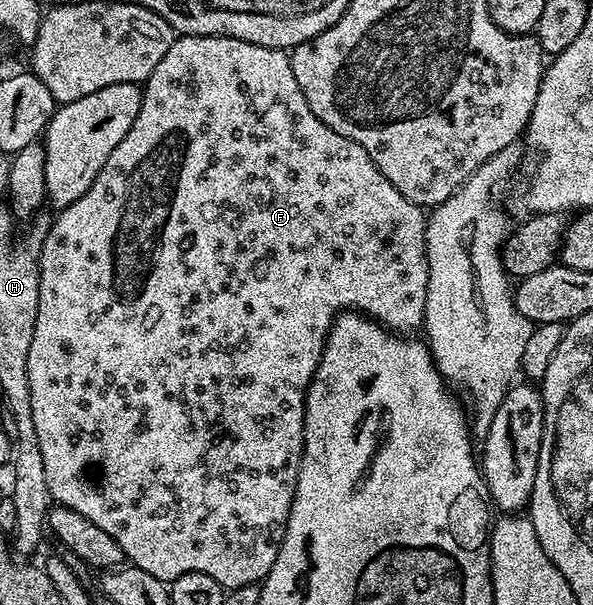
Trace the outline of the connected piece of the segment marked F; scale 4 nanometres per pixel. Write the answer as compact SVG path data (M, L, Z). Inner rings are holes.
M179 35L179 36L178 36L178 37L177 37L177 38L175 38L175 40L174 40L174 41L173 41L173 45L169 45L169 53L165 53L165 57L161 57L161 61L157 61L157 69L153 69L153 73L152 73L152 74L151 74L151 76L150 76L150 77L148 77L148 79L147 79L147 80L146 80L146 81L145 81L145 86L144 86L144 87L143 87L143 88L142 88L142 93L143 93L143 103L142 103L142 104L141 104L141 106L139 106L139 112L138 112L138 113L137 113L137 121L133 121L133 125L132 125L132 126L131 126L131 128L130 128L130 129L129 129L129 133L125 133L125 137L121 137L121 145L117 145L117 149L113 149L113 153L109 153L109 157L108 157L108 158L107 158L107 160L106 160L106 161L105 161L105 165L104 165L104 166L103 166L103 168L102 168L102 169L101 169L101 173L97 173L97 177L96 177L96 178L95 178L95 180L94 180L94 181L93 181L93 185L89 185L89 189L88 189L88 190L87 190L87 192L85 192L85 193L84 193L84 195L82 195L82 196L81 196L81 197L77 197L77 201L73 201L73 205L69 205L69 206L68 206L68 207L65 207L65 208L62 208L62 210L60 210L60 211L59 211L59 212L58 212L58 214L56 214L56 215L55 215L55 216L54 216L54 218L52 218L52 220L51 220L51 228L49 228L49 229L48 229L48 231L47 231L47 236L46 236L46 237L45 237L45 241L44 241L44 242L43 242L43 248L42 248L42 249L41 249L41 253L40 253L40 254L39 254L39 308L38 308L38 309L37 309L37 325L36 325L36 326L35 326L35 328L34 328L34 329L33 329L33 345L29 345L29 361L28 361L28 362L27 362L27 372L28 372L28 373L29 373L29 397L30 397L30 398L31 398L31 404L32 404L32 405L33 405L33 425L34 425L34 426L35 426L35 428L36 428L36 429L37 429L37 441L38 441L38 442L39 442L39 444L40 444L40 445L41 445L41 457L43 457L43 458L44 458L44 459L45 459L45 482L46 482L46 483L48 483L48 485L49 485L49 493L50 493L50 494L51 494L51 497L52 497L52 500L54 500L54 502L55 502L55 503L56 503L56 504L58 504L58 506L60 506L60 507L68 507L68 508L69 508L69 509L73 509L73 510L74 510L74 511L76 511L76 512L77 512L77 513L81 513L81 517L89 517L89 521L93 521L93 525L98 525L98 527L100 527L100 529L105 529L105 533L109 533L109 537L113 537L113 538L114 538L114 539L115 539L115 540L116 540L116 541L118 541L118 543L120 543L120 545L122 545L122 547L123 547L123 549L124 549L124 552L127 552L127 553L131 553L131 551L168 551L168 553L169 553L169 554L171 554L171 555L187 555L187 564L185 564L185 567L186 567L186 570L188 570L188 571L205 571L205 572L207 572L207 575L208 575L208 576L209 576L209 577L213 577L213 581L217 581L217 582L218 582L218 583L219 583L219 584L220 584L220 585L222 585L222 587L223 587L223 588L225 588L225 589L230 589L230 588L232 588L232 587L240 587L240 586L241 586L241 585L249 585L249 584L250 584L250 583L258 583L258 584L262 584L262 582L263 582L263 580L264 580L264 579L266 579L266 577L267 577L267 574L268 574L268 573L269 573L269 569L273 569L273 561L277 561L277 553L278 553L278 552L279 552L279 550L280 550L280 549L281 549L281 541L282 541L282 540L283 540L283 538L284 538L284 537L285 537L285 525L286 525L286 524L287 524L287 522L288 522L288 521L289 521L289 509L290 509L290 508L291 508L291 506L292 506L292 505L293 505L293 497L294 497L294 496L295 496L295 490L296 490L296 489L297 489L297 481L298 481L298 480L299 480L299 470L300 470L300 469L301 469L301 461L302 461L302 460L303 460L303 414L304 414L304 413L305 413L305 401L306 401L306 400L307 400L307 390L308 390L308 389L309 389L309 385L310 385L310 384L311 384L311 379L312 379L312 378L313 378L313 376L315 376L315 370L316 370L316 369L317 369L317 365L318 365L318 364L319 364L319 362L320 362L320 361L321 361L321 357L322 357L322 356L323 356L323 346L324 346L324 345L325 345L325 341L326 341L326 340L327 340L327 334L328 334L328 333L329 333L329 329L330 329L330 328L331 328L331 322L333 322L333 320L334 320L334 319L335 319L335 317L336 317L336 315L338 315L338 314L340 314L340 313L342 313L342 312L344 312L344 311L349 311L349 310L353 310L353 311L358 311L358 312L360 312L360 313L362 313L362 314L364 314L364 315L366 315L366 316L368 316L368 317L370 317L370 318L372 318L372 319L374 319L374 320L375 320L375 322L376 322L376 323L381 323L381 324L383 324L383 326L384 326L384 327L386 327L386 328L388 328L388 329L390 329L390 330L391 330L391 331L392 331L392 332L395 332L395 333L415 333L415 330L416 330L416 331L417 331L417 332L418 332L418 331L419 331L419 330L420 330L420 328L422 328L422 325L423 325L423 318L424 318L424 317L425 317L425 301L426 301L426 300L427 300L427 290L428 290L428 289L429 289L429 265L428 265L428 264L427 264L427 221L428 221L428 216L427 216L427 215L426 215L426 214L425 214L425 211L424 211L424 208L421 208L421 207L419 207L419 206L417 206L417 204L416 204L416 203L414 203L414 202L413 202L413 201L409 201L409 200L408 200L408 199L407 199L407 198L406 198L406 197L405 197L405 196L403 196L403 195L402 195L402 194L401 194L401 192L399 192L399 191L398 191L398 190L397 190L397 189L396 189L396 188L395 188L395 186L394 186L394 185L393 185L393 184L392 184L392 183L391 183L391 182L390 182L390 181L388 181L388 180L387 180L387 178L385 178L385 177L384 177L384 175L383 175L383 174L382 174L382 173L381 173L381 169L380 169L380 168L379 168L379 167L378 167L378 165L376 165L376 164L375 164L375 162L373 162L373 160L372 160L372 159L371 159L371 158L370 158L370 157L369 157L369 153L365 153L365 149L361 149L361 145L357 145L357 141L349 141L349 137L341 137L341 133L333 133L333 129L329 129L329 125L325 125L325 121L321 121L321 120L320 120L320 119L319 119L319 118L318 118L318 117L317 117L317 113L313 113L313 109L309 109L309 101L305 101L305 93L301 93L301 85L297 85L297 77L293 77L293 69L292 69L292 68L291 68L291 57L290 57L290 54L288 54L288 52L287 52L287 51L286 51L286 50L283 50L283 49L280 49L280 48L277 48L277 47L262 47L262 46L261 46L261 45L253 45L253 44L252 44L252 43L250 43L250 42L249 42L249 41L241 41L241 40L240 40L240 39L230 39L230 38L229 38L229 37L225 37L225 36L224 36L224 35Z

